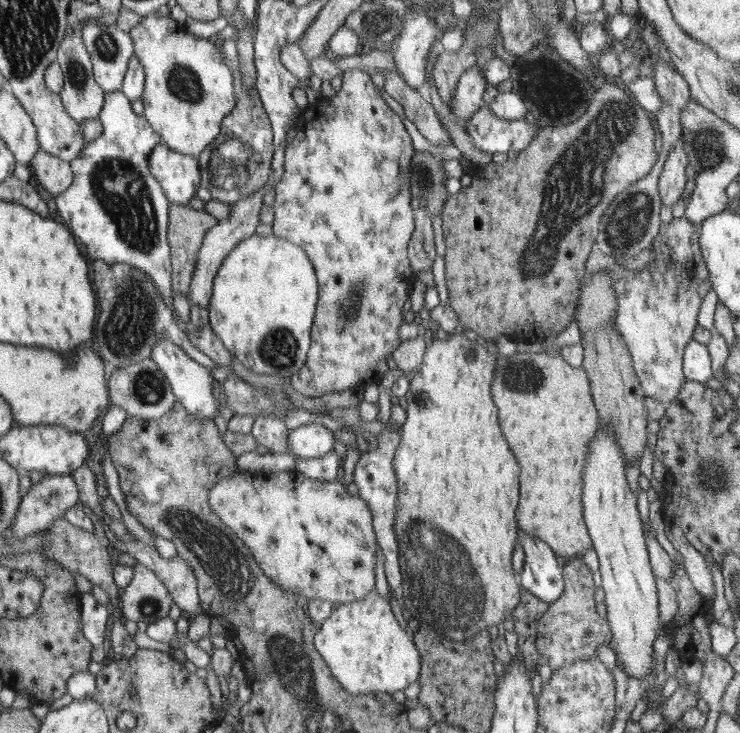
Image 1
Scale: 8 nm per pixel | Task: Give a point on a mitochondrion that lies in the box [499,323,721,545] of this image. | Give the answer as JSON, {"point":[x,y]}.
{"point":[695,458]}

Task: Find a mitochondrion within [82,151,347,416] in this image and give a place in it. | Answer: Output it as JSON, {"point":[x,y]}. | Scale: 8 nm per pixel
{"point":[116,183]}

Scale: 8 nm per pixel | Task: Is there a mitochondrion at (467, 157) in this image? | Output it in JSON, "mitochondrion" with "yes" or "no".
{"mitochondrion":"no"}

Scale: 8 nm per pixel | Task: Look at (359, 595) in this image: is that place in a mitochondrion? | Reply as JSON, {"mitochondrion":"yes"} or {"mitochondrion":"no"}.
{"mitochondrion":"no"}

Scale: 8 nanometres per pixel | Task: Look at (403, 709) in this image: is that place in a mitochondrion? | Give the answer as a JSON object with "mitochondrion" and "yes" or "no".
{"mitochondrion":"no"}

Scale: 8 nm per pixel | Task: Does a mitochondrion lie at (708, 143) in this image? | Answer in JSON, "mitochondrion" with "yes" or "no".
{"mitochondrion":"yes"}

